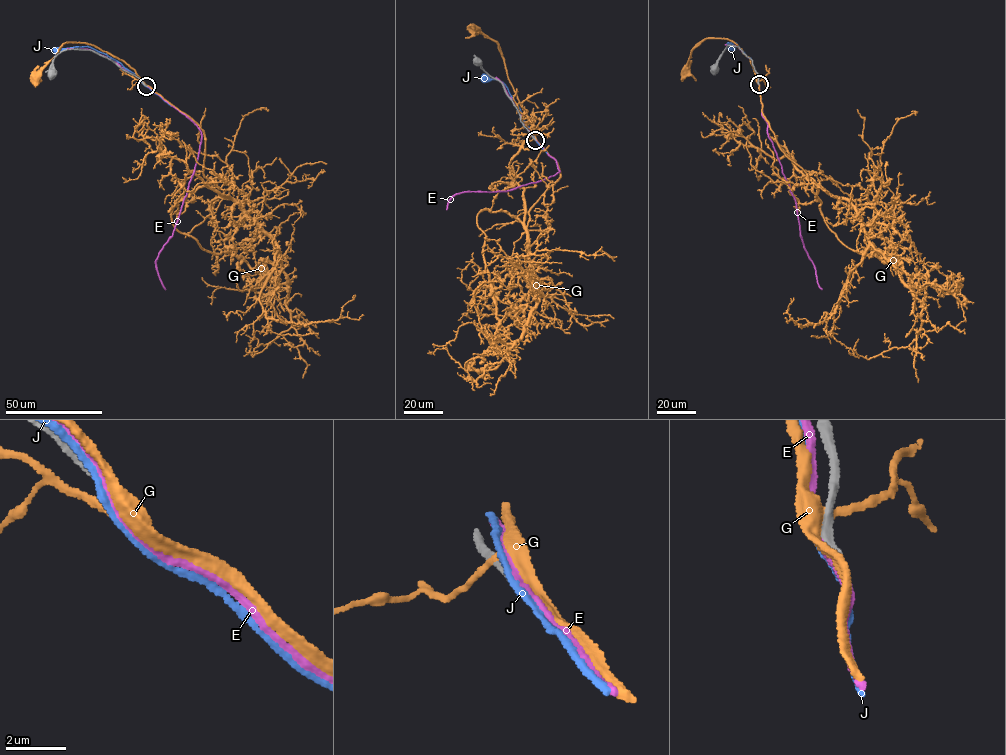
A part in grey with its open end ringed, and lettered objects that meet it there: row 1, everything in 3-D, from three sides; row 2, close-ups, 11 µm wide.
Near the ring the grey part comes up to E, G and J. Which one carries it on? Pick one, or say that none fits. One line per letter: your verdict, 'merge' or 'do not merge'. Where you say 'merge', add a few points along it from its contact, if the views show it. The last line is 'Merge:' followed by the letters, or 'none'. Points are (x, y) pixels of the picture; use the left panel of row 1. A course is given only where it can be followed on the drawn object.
E: do not merge
G: do not merge
J: do not merge
Merge: none

